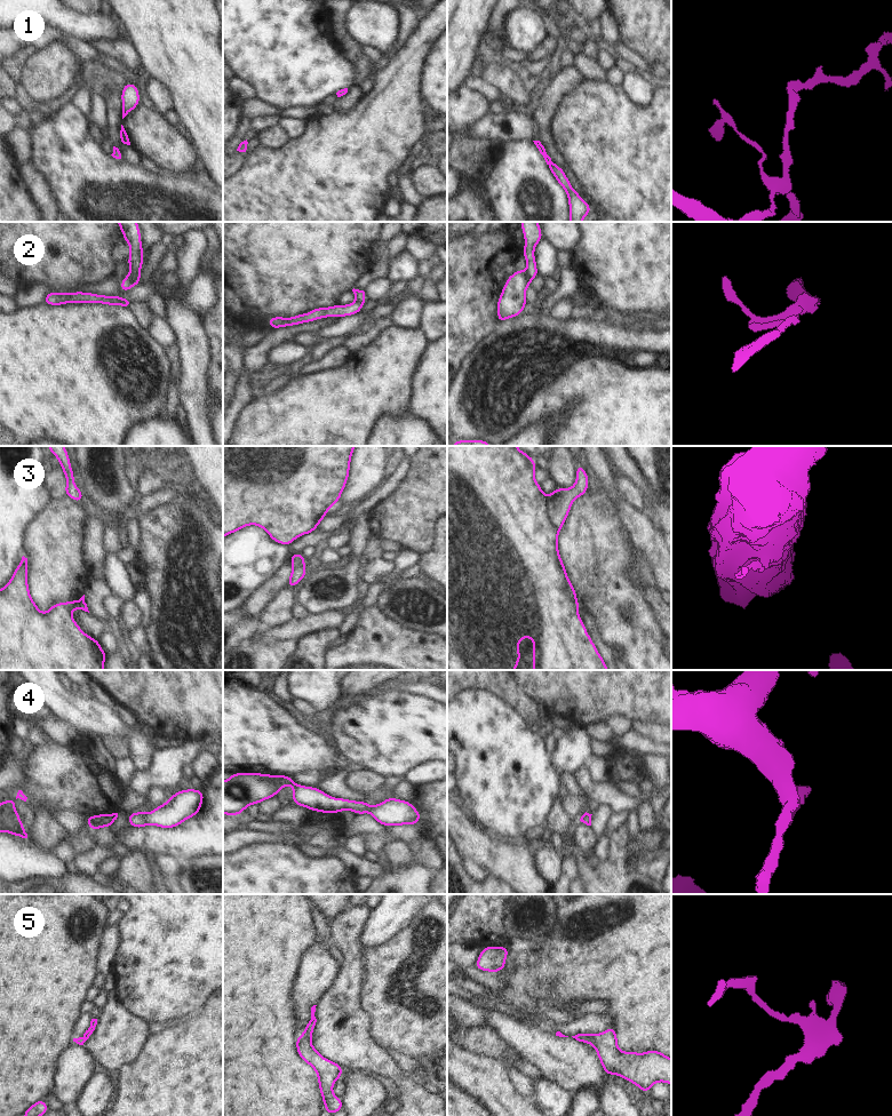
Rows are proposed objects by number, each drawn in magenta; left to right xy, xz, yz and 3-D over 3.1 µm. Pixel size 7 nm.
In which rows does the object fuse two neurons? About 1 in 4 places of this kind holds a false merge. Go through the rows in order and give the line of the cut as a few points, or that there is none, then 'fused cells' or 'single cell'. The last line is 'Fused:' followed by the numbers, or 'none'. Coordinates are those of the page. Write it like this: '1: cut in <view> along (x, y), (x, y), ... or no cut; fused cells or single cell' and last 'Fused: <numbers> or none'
1: no cut; single cell
2: cut in xy along (140, 268), (133, 274), (128, 288); fused cells
3: no cut; single cell
4: no cut; single cell
5: no cut; single cell
Fused: 2

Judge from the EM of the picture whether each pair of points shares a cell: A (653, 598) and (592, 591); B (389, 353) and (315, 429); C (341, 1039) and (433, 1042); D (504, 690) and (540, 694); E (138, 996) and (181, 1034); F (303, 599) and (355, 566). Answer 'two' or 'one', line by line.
A: two
B: one
C: two
D: two
E: two
F: one

